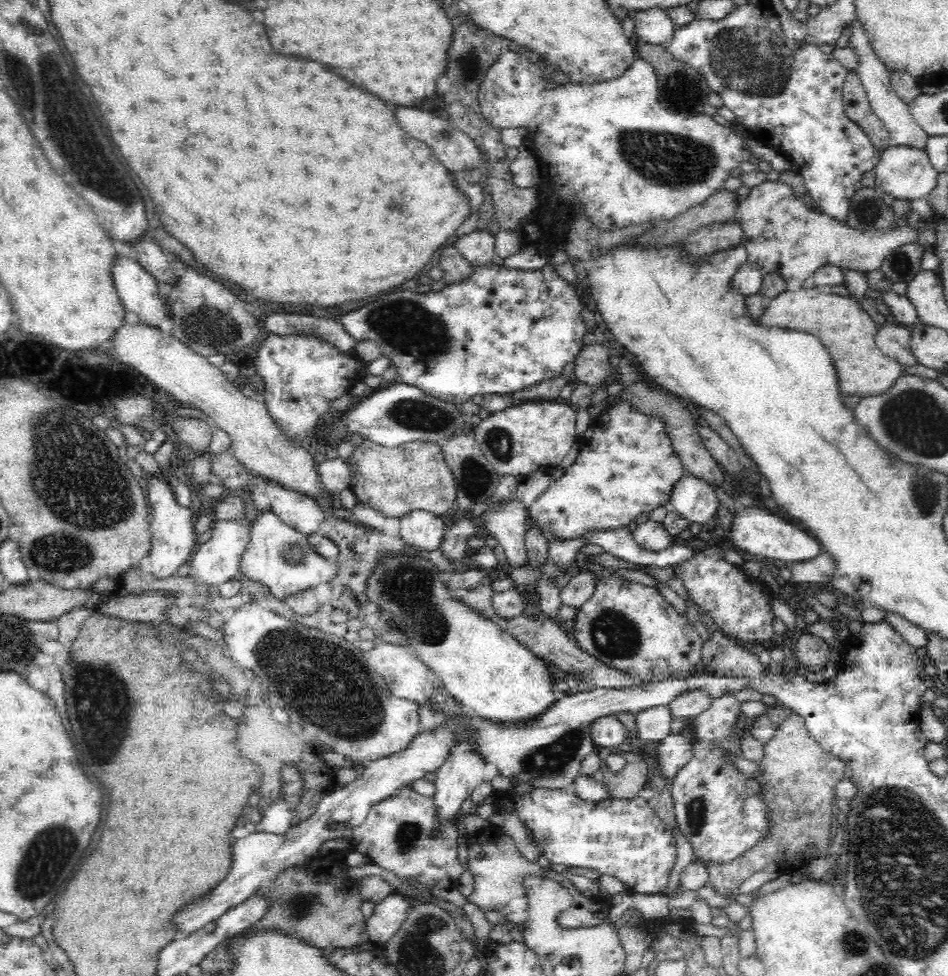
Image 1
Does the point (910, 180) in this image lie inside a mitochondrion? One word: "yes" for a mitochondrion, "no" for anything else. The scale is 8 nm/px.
no

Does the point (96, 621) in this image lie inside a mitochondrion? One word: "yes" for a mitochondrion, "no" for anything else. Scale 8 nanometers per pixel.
no

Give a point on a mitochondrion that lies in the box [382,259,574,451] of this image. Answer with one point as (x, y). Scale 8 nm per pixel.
(413, 414)

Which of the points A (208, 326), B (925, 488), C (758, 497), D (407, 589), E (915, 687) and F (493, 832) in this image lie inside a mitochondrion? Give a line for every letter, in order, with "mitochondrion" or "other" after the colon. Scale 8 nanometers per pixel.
A: mitochondrion
B: mitochondrion
C: other
D: mitochondrion
E: other
F: other

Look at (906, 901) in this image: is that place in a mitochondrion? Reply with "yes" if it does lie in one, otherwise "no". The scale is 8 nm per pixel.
yes

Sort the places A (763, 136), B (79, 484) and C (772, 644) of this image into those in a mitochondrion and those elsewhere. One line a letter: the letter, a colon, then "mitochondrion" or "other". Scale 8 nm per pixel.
A: other
B: mitochondrion
C: other

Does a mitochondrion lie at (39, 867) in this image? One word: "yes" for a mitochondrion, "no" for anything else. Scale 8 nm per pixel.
yes

